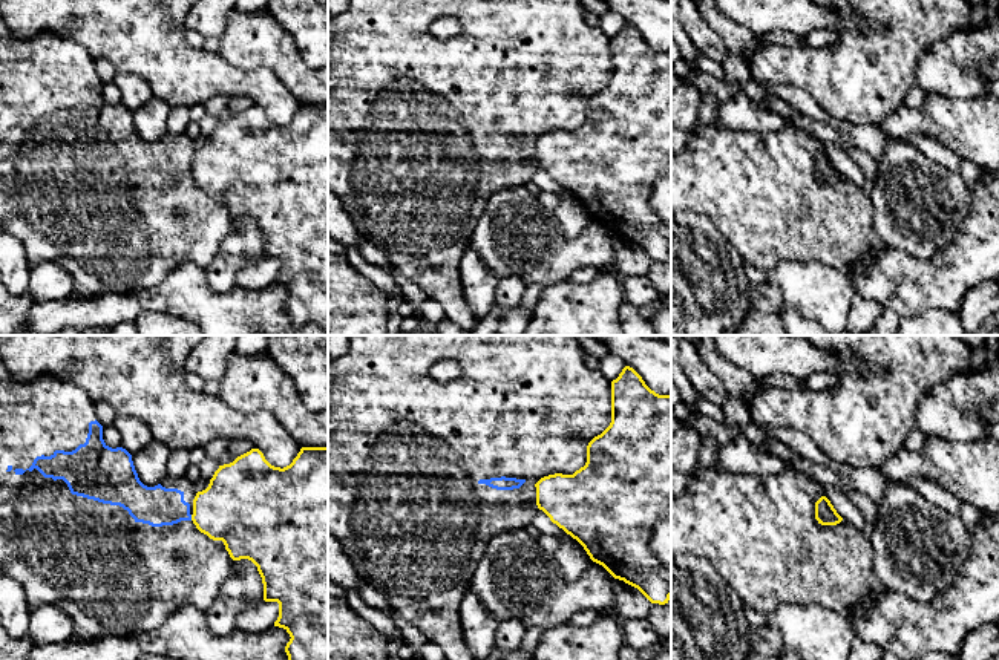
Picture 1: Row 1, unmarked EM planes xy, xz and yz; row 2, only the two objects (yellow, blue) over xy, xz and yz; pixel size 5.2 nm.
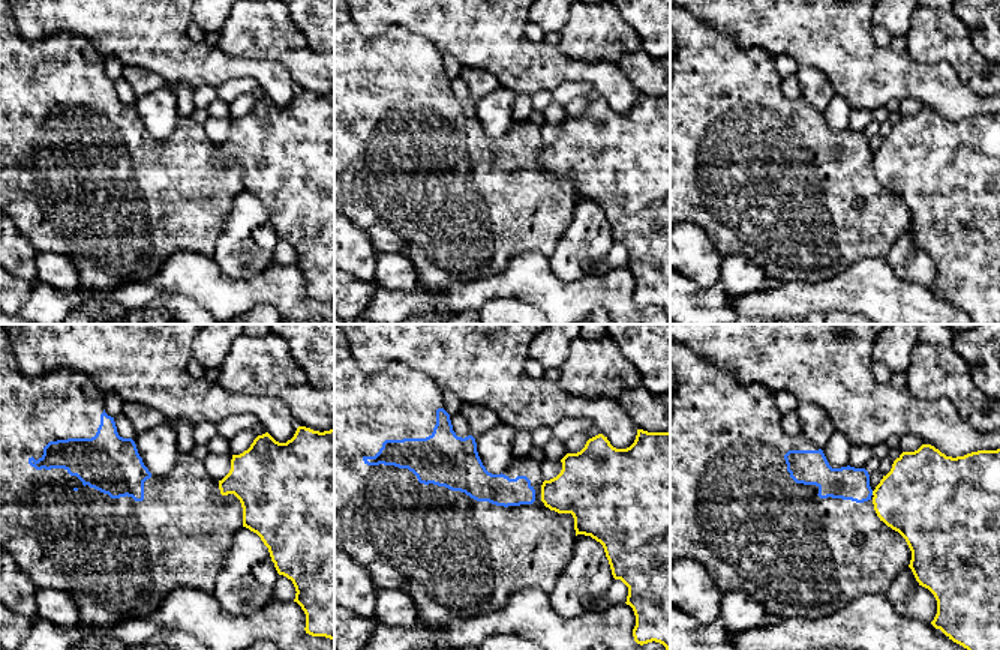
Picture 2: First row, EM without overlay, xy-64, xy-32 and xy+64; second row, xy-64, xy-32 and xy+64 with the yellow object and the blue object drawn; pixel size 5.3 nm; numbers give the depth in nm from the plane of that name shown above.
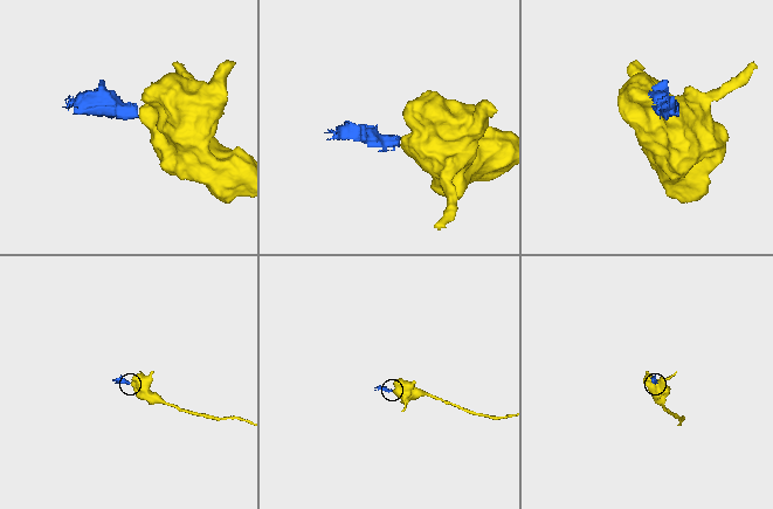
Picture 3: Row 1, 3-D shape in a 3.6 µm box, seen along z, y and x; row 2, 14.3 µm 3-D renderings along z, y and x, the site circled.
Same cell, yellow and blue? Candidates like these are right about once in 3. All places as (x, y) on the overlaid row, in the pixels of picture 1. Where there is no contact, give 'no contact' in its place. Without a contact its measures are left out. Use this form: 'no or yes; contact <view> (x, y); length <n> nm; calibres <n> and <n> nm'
no; contact xy (192, 518); length 30 nm; calibres 400 and 220 nm

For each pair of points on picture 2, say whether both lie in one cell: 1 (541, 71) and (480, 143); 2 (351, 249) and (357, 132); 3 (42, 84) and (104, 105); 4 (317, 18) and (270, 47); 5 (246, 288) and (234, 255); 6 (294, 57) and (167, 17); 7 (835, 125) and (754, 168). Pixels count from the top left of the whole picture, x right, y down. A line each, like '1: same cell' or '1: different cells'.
1: different cells
2: different cells
3: same cell
4: different cells
5: different cells
6: different cells
7: different cells

